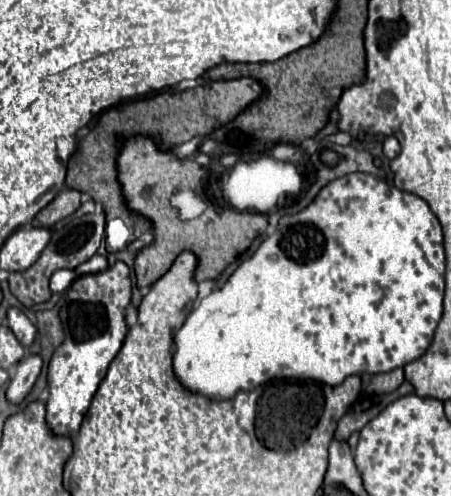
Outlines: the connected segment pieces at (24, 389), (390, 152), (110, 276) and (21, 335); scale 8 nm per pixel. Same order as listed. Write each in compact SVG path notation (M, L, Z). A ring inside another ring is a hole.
M29 354L25 356L17 368L15 368L15 376L11 378L9 386L7 386L7 392L5 392L5 398L11 402L11 404L21 404L23 398L31 392L39 372L41 372L41 358L37 354Z
M395 136L385 138L385 142L383 142L383 152L385 152L385 156L389 156L389 160L393 160L393 156L397 156L399 150L401 150L401 146L399 146L399 140L397 140Z
M115 262L111 268L103 272L85 274L73 280L67 288L65 308L61 310L61 320L65 328L63 344L53 352L47 370L47 386L49 386L49 400L47 408L47 426L55 436L73 436L83 416L105 378L105 372L119 352L125 334L125 308L131 300L131 278L129 268L123 262Z
M9 308L7 312L7 320L9 320L9 328L13 330L13 334L17 336L17 340L29 348L35 340L35 334L37 334L37 328L35 324L19 310L19 308Z

